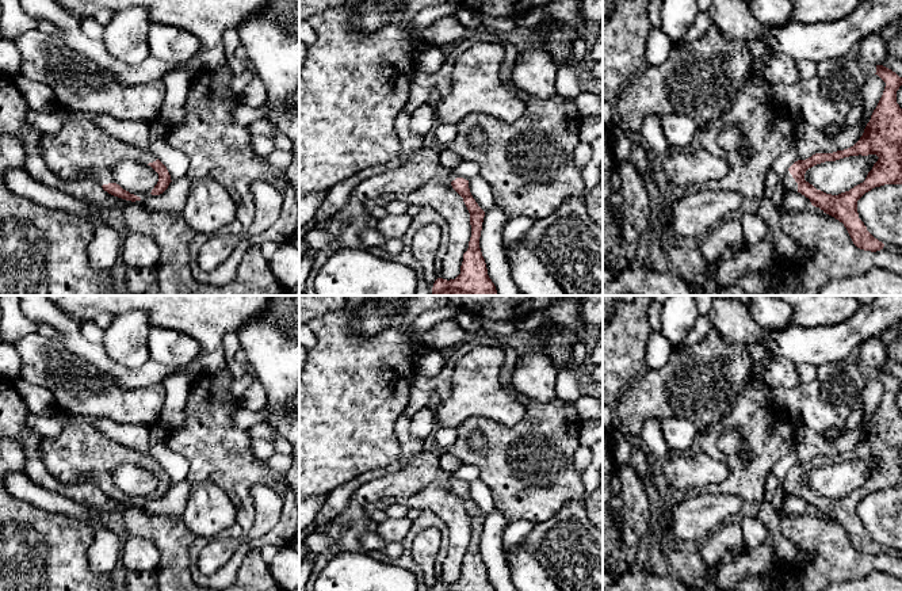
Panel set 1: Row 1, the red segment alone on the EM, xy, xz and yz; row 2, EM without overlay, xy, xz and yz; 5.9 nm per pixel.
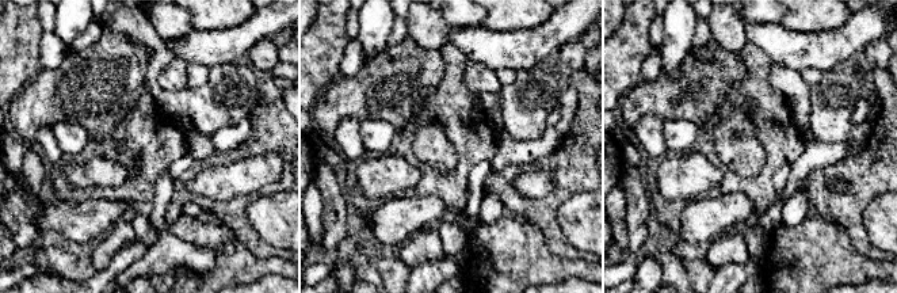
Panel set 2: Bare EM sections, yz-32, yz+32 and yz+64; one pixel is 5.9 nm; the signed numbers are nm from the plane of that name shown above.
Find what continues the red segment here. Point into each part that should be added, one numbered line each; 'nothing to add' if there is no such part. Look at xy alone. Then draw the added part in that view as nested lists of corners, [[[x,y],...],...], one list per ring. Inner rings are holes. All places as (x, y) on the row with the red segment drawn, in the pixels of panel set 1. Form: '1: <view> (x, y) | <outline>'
1: xy (80, 148) | [[[70,111],[61,130],[42,134],[41,153],[49,169],[64,180],[91,176],[100,186],[115,183],[111,167],[125,160],[149,164],[157,160],[106,131],[79,113]]]

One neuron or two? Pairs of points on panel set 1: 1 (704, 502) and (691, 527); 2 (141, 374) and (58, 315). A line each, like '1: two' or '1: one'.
1: one
2: one

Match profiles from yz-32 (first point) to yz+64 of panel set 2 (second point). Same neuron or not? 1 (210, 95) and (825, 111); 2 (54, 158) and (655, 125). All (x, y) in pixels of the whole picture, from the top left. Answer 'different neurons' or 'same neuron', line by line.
1: same neuron
2: same neuron

